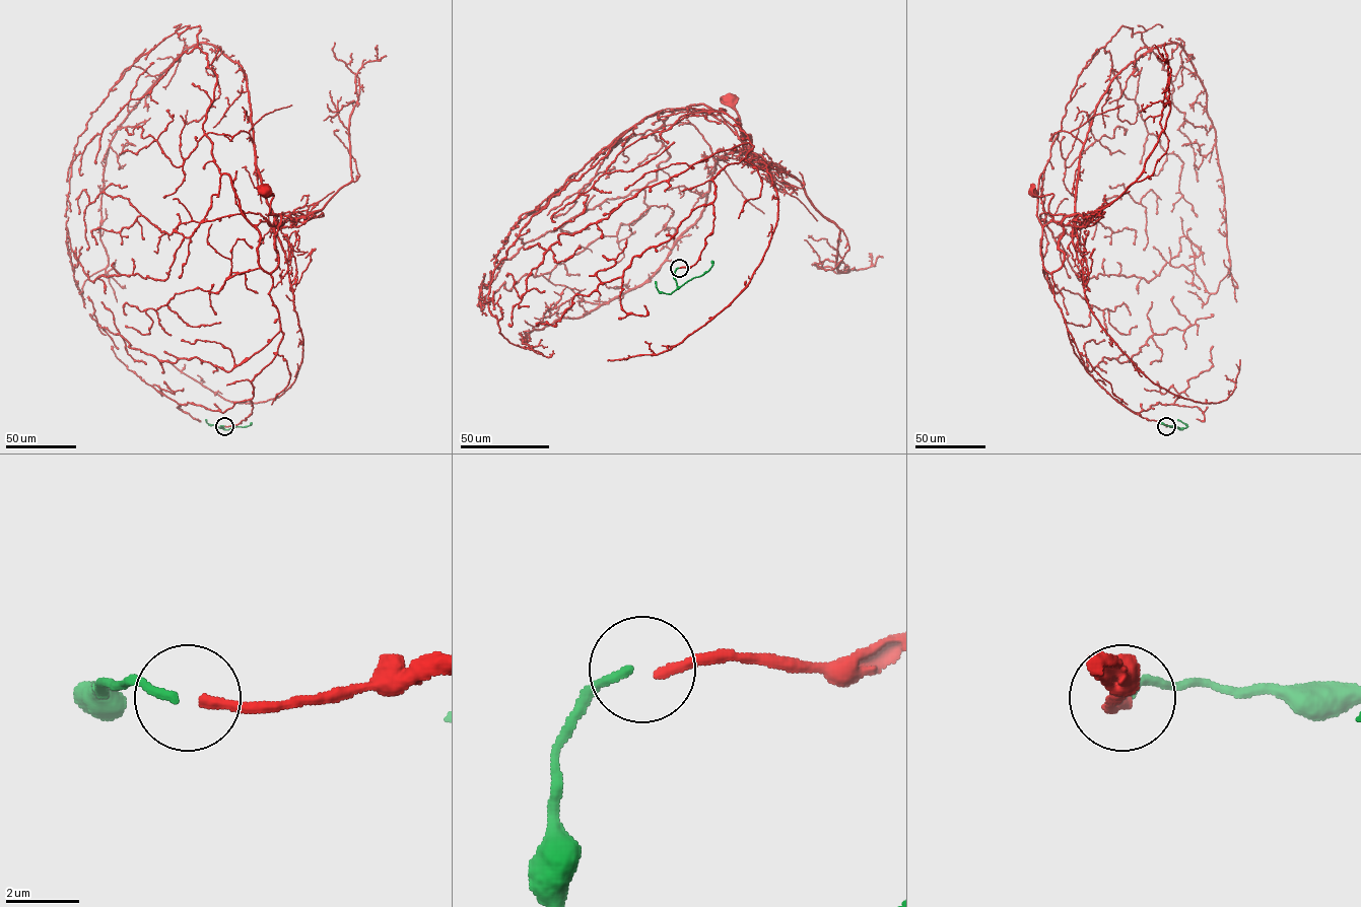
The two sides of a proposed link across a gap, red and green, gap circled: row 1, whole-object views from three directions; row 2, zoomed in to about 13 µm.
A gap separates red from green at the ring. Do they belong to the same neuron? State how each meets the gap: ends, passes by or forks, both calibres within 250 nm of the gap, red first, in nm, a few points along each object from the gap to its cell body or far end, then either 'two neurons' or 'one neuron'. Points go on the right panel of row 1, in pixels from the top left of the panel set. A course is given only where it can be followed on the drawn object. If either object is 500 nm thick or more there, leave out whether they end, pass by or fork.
red ends | green ends | 280/260 nm | red via (1166, 426), (1085, 369), (1051, 276), (1073, 215), (1050, 214), (1053, 195), (1033, 191) | green via (1166, 426), (1181, 429), (1161, 423) | one neuron

